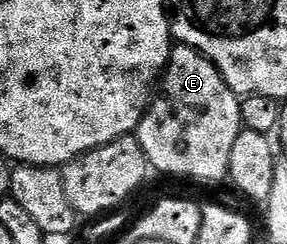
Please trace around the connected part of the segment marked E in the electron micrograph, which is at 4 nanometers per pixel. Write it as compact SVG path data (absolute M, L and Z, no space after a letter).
M184 44L172 47L161 88L162 84L163 93L150 101L137 129L137 139L147 155L148 165L171 176L226 181L233 142L244 131L240 97L221 78L209 58Z

